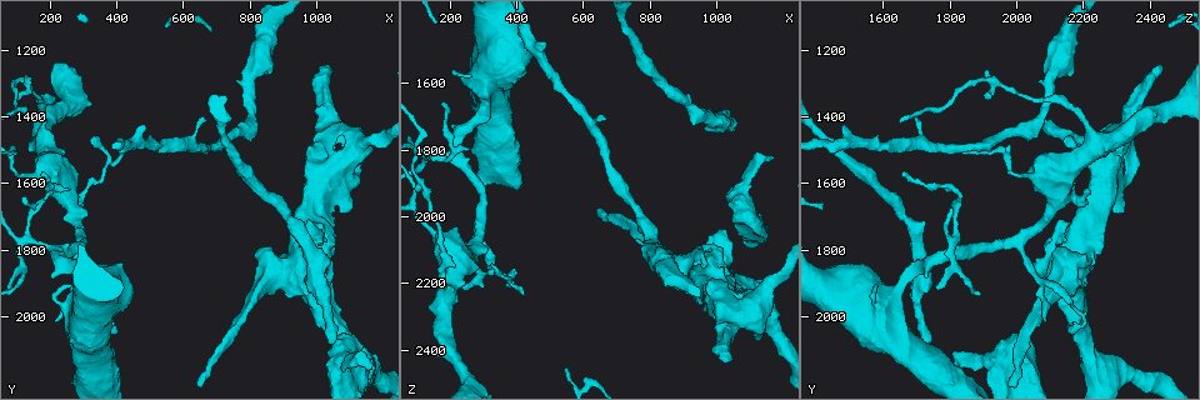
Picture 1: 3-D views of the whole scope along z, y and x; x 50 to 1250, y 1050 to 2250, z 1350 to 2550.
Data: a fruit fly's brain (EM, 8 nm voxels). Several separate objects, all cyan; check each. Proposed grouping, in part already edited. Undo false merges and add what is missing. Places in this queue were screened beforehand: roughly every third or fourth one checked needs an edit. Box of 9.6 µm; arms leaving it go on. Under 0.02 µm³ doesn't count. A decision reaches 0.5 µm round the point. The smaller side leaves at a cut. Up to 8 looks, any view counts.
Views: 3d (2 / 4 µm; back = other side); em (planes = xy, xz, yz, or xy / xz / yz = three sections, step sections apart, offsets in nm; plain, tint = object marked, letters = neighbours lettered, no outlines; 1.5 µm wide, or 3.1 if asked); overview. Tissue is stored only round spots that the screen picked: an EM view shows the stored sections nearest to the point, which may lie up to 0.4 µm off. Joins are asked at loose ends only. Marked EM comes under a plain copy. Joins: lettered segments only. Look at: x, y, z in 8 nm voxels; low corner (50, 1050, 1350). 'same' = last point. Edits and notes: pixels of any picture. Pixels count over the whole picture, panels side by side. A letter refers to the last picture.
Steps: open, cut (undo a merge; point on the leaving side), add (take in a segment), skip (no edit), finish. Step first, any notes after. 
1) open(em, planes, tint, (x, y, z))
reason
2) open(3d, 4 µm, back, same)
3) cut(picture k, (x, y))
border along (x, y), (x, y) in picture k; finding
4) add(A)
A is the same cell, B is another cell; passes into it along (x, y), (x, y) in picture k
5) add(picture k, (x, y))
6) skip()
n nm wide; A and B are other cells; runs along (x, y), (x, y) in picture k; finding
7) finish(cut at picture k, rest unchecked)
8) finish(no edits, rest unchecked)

open(em, planes, letters, (1050, 2070, 1740))

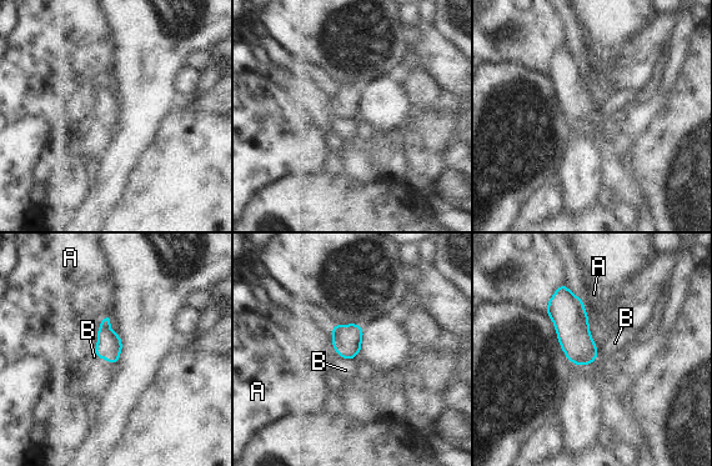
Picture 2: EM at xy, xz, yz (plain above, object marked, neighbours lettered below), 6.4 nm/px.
skip()
A and B are other cells; border along (335, 351), (346, 359), (354, 359) in picture 2; none of them fits

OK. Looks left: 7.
open(em, planes, letters, (390, 2040, 2160))

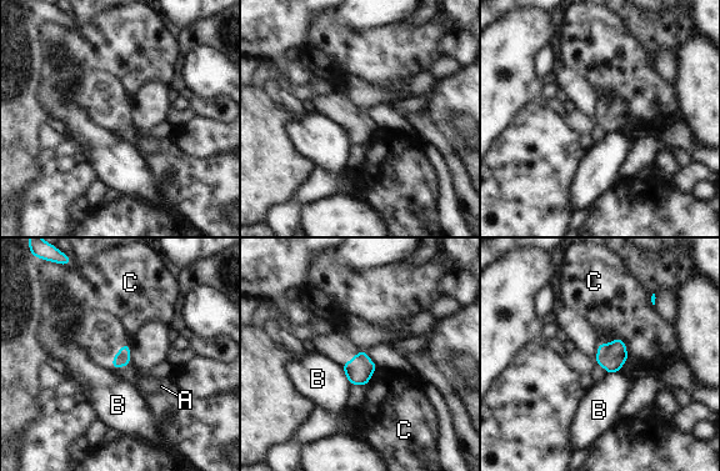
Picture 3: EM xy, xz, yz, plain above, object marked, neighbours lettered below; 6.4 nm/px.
skip()
A, B and C are other cells; border along (341, 367), (350, 384) in picture 3; none of them fits

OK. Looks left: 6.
open(3d, 2 µm, (330, 1480, 2140))
branch stops here

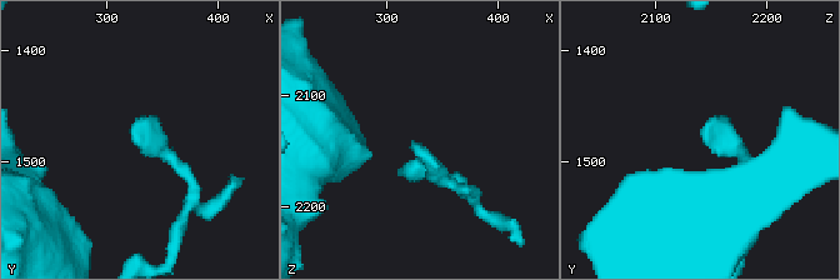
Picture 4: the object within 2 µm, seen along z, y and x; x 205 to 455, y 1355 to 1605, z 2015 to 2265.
open(em, xz, step 8, letters, (326, 1470, 2140))

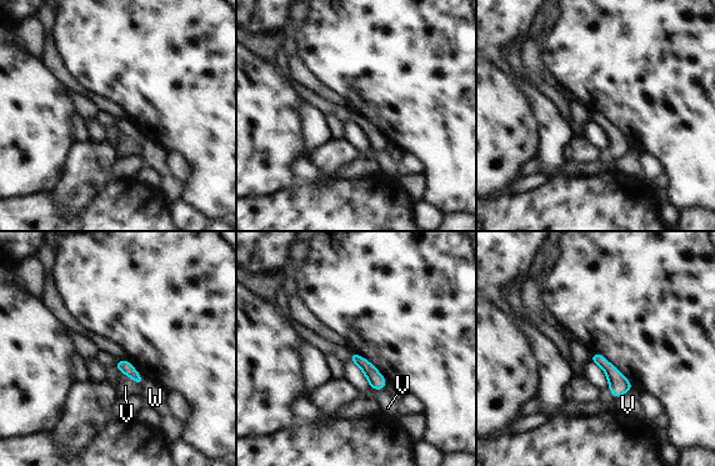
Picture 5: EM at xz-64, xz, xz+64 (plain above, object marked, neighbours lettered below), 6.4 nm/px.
open(em, planes, letters, same)

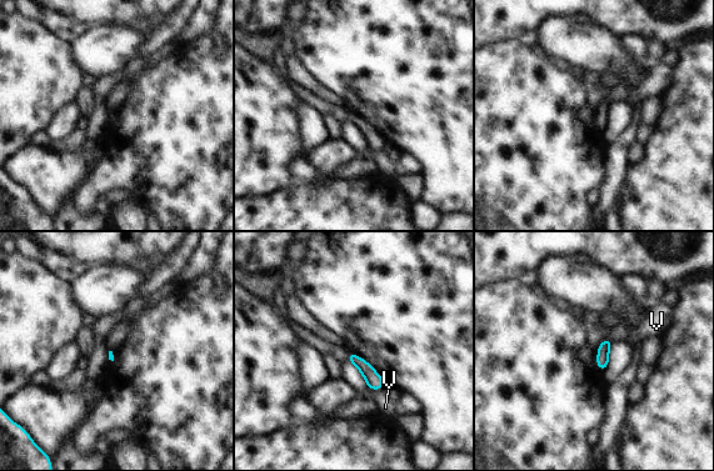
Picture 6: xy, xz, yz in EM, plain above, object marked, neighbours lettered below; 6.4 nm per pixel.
skip()
V is another cell; border along (369, 387), (382, 389) in picture 6; none of them fits

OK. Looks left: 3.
finish(no edits, rest unchecked)

